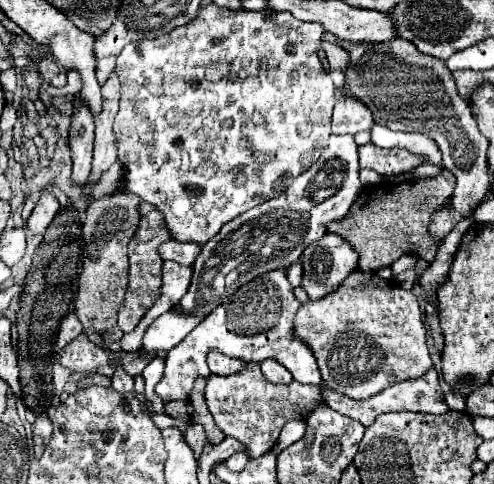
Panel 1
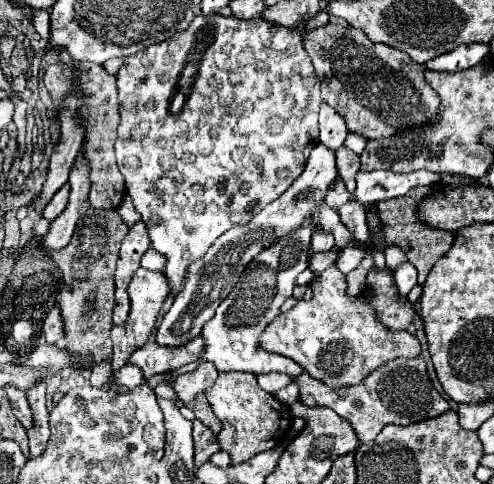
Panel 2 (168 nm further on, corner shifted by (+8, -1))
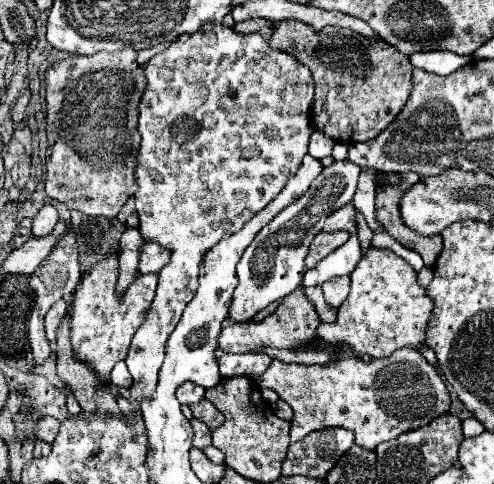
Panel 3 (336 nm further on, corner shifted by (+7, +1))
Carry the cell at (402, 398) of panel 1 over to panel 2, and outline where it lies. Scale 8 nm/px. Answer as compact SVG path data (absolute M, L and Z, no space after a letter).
M422 358L390 360L382 368L374 370L362 384L350 388L332 390L324 382L314 380L310 374L302 374L298 378L298 384L300 384L300 400L304 404L332 408L338 416L342 416L352 424L360 442L370 442L372 438L376 438L382 426L386 424L406 426L412 422L436 418L446 410L450 410L448 402L432 386L426 372L426 362Z

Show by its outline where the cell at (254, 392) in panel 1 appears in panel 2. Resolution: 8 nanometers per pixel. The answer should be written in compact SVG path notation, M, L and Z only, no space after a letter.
M224 372L218 374L218 380L212 388L208 388L206 398L212 406L212 412L222 422L222 430L218 434L220 448L232 456L232 464L240 464L256 456L258 452L270 450L278 444L284 432L290 428L290 410L274 394L264 392L254 374L248 372Z

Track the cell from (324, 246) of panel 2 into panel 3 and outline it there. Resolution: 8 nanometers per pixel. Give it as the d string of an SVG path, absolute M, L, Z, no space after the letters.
M345 204L339 210L335 210L327 220L325 220L325 232L337 232L337 230L345 230L349 234L357 234L357 218L355 218L357 210L353 204Z

